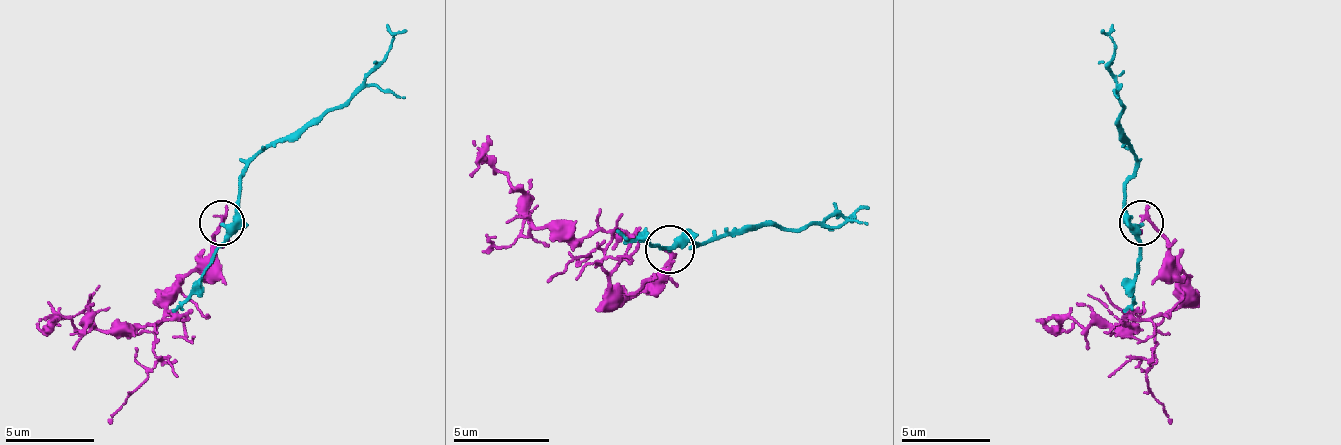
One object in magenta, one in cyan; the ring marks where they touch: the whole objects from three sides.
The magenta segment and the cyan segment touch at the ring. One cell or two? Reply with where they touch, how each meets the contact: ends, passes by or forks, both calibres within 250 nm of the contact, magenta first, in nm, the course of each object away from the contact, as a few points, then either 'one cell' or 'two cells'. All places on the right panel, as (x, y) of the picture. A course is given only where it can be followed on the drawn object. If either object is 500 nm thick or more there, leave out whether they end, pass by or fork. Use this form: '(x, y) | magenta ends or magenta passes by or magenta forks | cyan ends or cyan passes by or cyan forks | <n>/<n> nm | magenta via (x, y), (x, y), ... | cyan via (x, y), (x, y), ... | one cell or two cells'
(1141, 222) | magenta ends | cyan passes by | 240/300 nm | magenta via (1142, 224), (1182, 273), (1182, 299), (1124, 322), (1133, 326), (1084, 331), (1071, 317), (1066, 331), (1071, 322) | cyan via (1142, 224), (1124, 206), (1133, 152), (1120, 130), (1124, 103), (1111, 72), (1115, 45), (1102, 31) | two cells

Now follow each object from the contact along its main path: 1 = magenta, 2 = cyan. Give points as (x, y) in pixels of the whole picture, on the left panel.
1: (223, 224), (209, 250), (187, 273), (165, 308), (182, 317), (80, 331), (66, 317), (44, 331), (35, 322)
2: (223, 224), (240, 206), (240, 174), (263, 152), (308, 130), (343, 103), (388, 45), (406, 31)

